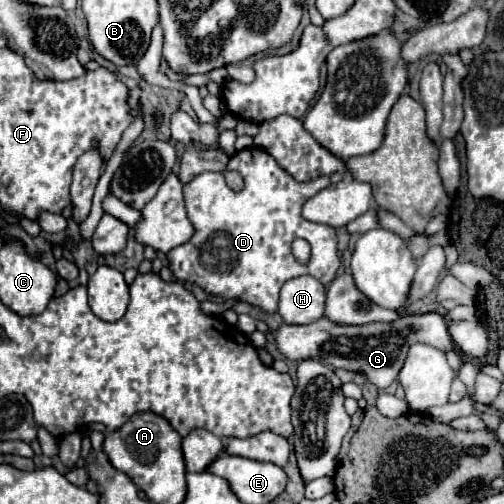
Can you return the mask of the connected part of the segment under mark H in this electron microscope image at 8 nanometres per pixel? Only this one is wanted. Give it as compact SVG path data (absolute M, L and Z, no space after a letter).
M293 277L281 287L279 315L291 325L309 325L323 317L325 285L315 277Z

